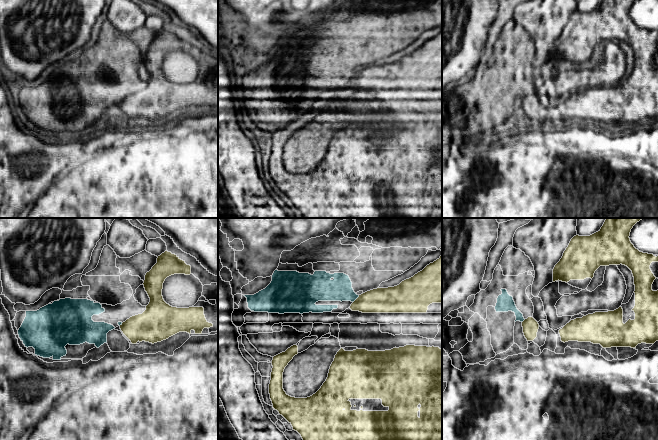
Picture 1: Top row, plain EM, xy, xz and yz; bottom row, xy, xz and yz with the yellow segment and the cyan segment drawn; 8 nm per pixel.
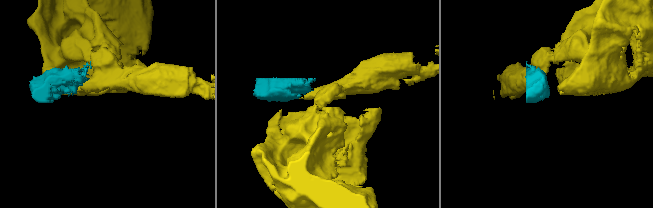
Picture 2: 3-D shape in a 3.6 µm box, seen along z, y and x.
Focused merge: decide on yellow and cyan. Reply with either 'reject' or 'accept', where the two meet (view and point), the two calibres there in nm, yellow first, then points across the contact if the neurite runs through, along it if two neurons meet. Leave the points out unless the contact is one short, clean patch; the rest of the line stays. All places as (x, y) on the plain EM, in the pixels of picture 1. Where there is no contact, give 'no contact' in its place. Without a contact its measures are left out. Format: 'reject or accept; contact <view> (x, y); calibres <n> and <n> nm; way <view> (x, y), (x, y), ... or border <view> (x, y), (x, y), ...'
reject; contact xz (356, 75); calibres 200 and 190 nm; border xz (359, 71), (353, 78)

